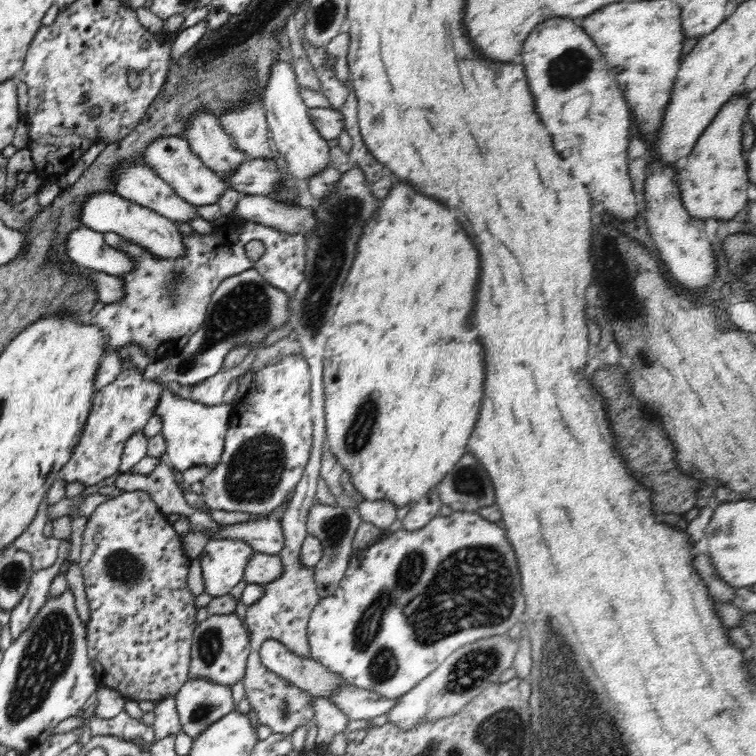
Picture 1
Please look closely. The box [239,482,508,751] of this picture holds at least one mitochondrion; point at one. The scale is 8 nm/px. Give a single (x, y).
(468, 672)

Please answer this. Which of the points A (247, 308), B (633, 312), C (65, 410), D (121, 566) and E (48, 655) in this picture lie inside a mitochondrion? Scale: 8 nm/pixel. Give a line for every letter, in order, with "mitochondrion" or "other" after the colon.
A: mitochondrion
B: mitochondrion
C: other
D: mitochondrion
E: mitochondrion

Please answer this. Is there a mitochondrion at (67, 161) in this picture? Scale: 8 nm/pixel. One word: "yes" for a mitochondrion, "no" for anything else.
no

